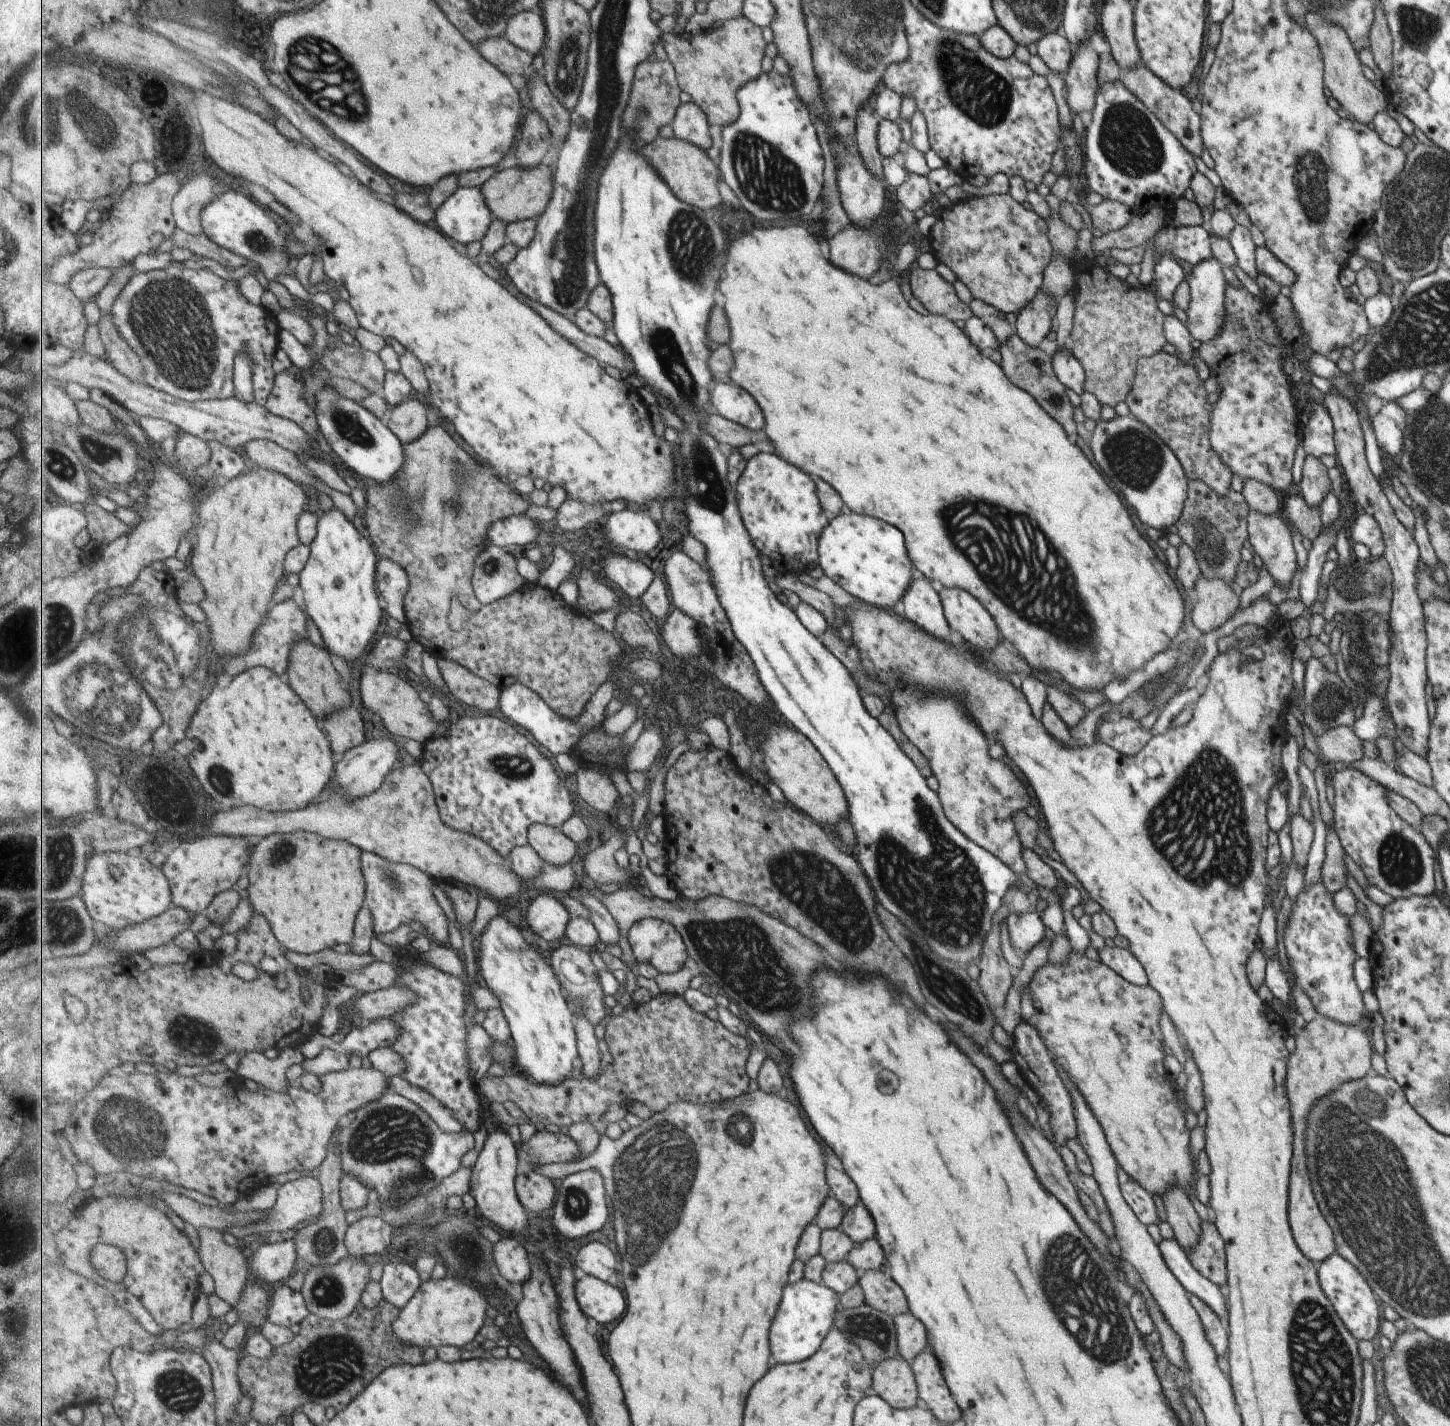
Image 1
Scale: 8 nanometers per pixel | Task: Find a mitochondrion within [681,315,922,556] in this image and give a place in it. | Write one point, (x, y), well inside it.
(705, 479)

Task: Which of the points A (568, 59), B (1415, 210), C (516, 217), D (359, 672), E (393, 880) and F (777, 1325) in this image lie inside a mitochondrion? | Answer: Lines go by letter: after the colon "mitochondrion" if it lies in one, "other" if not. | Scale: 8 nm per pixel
A: mitochondrion
B: mitochondrion
C: other
D: other
E: mitochondrion
F: other

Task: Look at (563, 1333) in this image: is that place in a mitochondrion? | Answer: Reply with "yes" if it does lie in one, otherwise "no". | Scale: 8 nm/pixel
no

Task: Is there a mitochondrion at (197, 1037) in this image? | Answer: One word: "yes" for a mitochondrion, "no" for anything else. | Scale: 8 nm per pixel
yes

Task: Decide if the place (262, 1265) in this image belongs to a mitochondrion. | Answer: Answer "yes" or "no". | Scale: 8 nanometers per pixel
no

